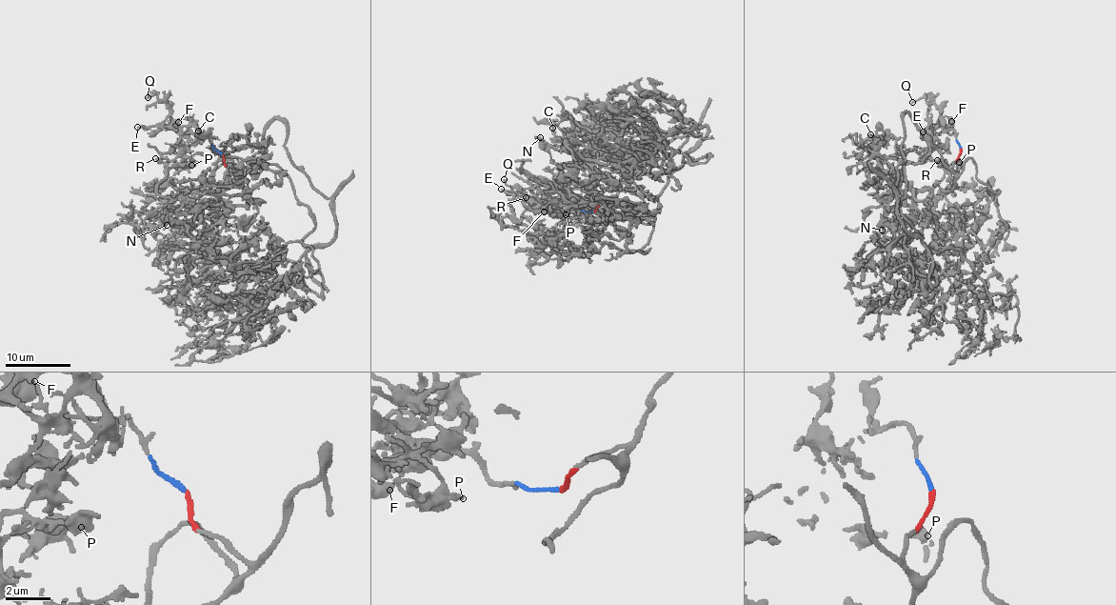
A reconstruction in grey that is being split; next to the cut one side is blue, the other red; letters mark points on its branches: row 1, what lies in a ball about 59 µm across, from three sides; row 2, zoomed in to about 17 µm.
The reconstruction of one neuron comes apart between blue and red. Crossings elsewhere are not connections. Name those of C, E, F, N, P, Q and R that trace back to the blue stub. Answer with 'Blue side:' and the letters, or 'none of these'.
Blue side: E, F, Q

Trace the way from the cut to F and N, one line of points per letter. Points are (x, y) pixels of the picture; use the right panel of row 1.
F: (961, 148), (955, 132), (946, 131), (940, 118), (936, 127), (937, 124), (946, 127), (951, 121)
N: (961, 148), (956, 181), (930, 205), (933, 220), (916, 208), (900, 229), (886, 222), (882, 231)

